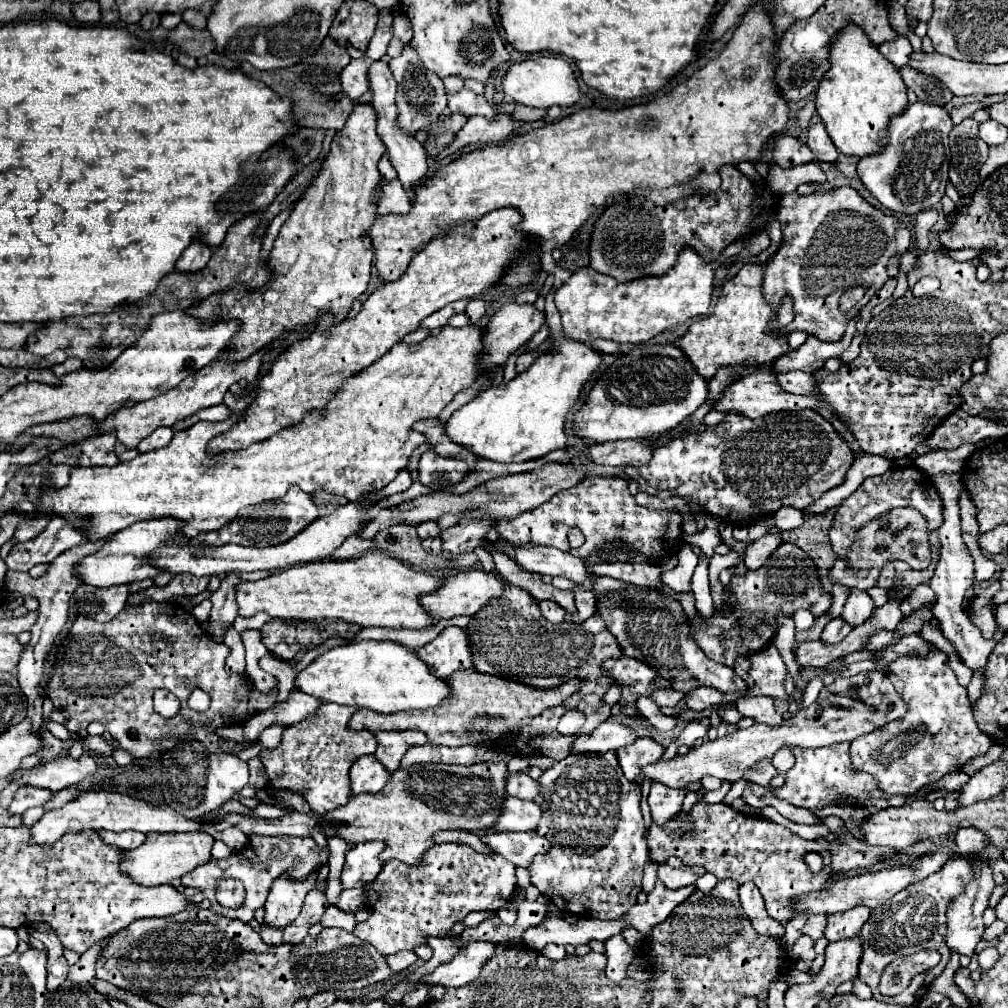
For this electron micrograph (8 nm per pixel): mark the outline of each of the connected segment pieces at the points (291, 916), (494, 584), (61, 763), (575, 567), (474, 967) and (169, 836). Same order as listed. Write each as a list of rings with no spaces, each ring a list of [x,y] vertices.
[[[311,873],[303,881],[289,881],[287,875],[275,879],[269,897],[265,901],[265,917],[261,925],[285,929],[293,923],[301,911],[305,895],[317,885],[317,873]]]
[[[469,569],[461,571],[455,577],[449,577],[443,581],[443,585],[437,591],[431,591],[423,595],[423,609],[431,615],[433,625],[437,625],[441,619],[453,619],[457,615],[473,615],[483,605],[489,603],[489,599],[499,597],[503,591],[503,583],[495,573],[483,573],[481,569]]]
[[[61,755],[53,761],[43,763],[37,771],[17,769],[7,779],[19,783],[19,787],[41,787],[49,791],[65,789],[71,785],[79,785],[81,781],[89,779],[99,769],[99,763],[93,755],[83,755],[81,759],[71,759]]]
[[[493,543],[493,549],[501,549],[501,553],[507,553],[507,557],[515,557],[515,563],[521,569],[527,569],[531,573],[539,575],[559,575],[567,577],[575,583],[583,583],[587,577],[585,563],[565,551],[559,551],[555,547],[541,547],[541,545],[523,545],[523,547],[511,547],[507,543]]]
[[[475,941],[469,943],[459,957],[453,957],[447,965],[439,965],[435,973],[429,973],[429,977],[423,977],[419,985],[443,985],[443,987],[463,987],[465,983],[479,977],[481,967],[489,961],[489,957],[495,953],[495,943],[487,941]]]
[[[187,831],[187,833],[147,833],[147,839],[141,847],[123,851],[121,873],[127,873],[135,883],[155,887],[173,883],[181,879],[191,869],[207,863],[211,859],[213,837],[203,831]]]

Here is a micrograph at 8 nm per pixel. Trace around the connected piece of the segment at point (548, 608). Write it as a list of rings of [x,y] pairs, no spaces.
[[[541,601],[539,609],[541,609],[543,617],[547,621],[551,621],[551,623],[563,623],[563,619],[565,619],[565,609],[559,607],[559,605],[555,605],[553,601]]]

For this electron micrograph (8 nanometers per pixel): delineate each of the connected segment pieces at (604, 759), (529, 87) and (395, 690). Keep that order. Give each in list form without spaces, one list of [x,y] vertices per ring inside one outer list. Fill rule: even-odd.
[[[613,751],[591,755],[567,755],[563,761],[553,763],[539,781],[537,805],[543,809],[543,817],[537,825],[537,833],[547,837],[551,851],[535,856],[529,869],[529,881],[545,895],[561,913],[585,915],[595,919],[619,919],[627,909],[637,903],[641,891],[643,865],[649,859],[647,841],[643,837],[645,825],[641,815],[641,787],[627,781]]]
[[[539,55],[533,59],[525,59],[521,63],[513,63],[503,75],[503,93],[517,103],[539,109],[549,109],[551,105],[571,107],[581,95],[571,63],[565,57],[553,55]]]
[[[353,641],[333,647],[297,673],[293,689],[321,703],[351,705],[375,713],[431,709],[449,695],[447,681],[437,679],[413,651],[393,641]]]

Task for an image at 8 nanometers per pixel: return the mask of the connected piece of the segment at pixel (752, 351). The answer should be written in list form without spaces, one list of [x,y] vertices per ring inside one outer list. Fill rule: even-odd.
[[[747,263],[741,271],[723,285],[717,305],[713,307],[713,315],[695,321],[689,331],[675,339],[685,357],[695,365],[701,377],[713,379],[719,367],[741,367],[741,365],[765,365],[775,361],[777,357],[791,351],[787,337],[769,337],[767,335],[767,321],[773,317],[773,309],[767,305],[761,285],[763,285],[763,265]]]

